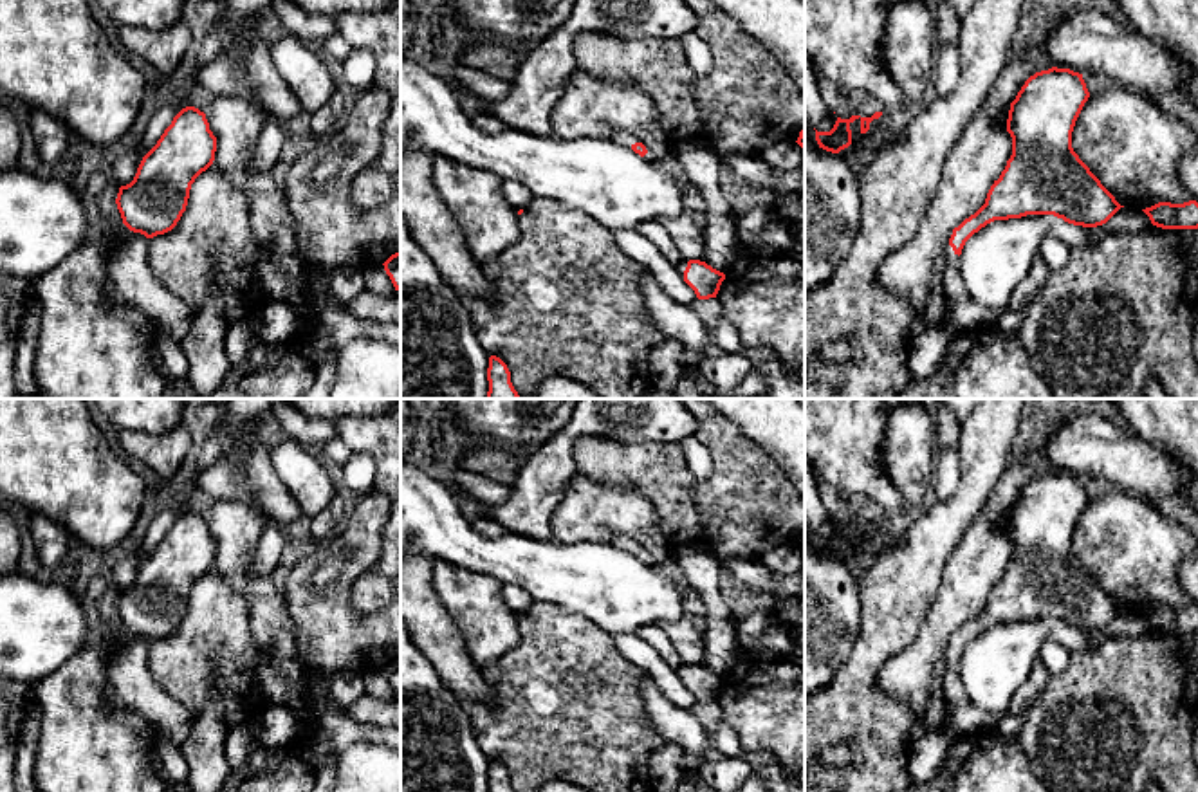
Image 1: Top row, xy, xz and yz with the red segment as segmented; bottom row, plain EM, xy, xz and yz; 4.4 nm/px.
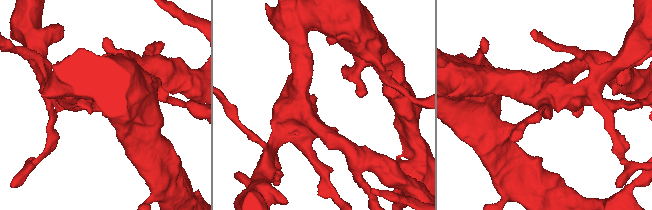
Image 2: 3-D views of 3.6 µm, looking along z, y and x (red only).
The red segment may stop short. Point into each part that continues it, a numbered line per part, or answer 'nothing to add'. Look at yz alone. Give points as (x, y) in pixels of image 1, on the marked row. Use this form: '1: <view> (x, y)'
1: yz (953, 291)

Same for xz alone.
1: xz (625, 139)

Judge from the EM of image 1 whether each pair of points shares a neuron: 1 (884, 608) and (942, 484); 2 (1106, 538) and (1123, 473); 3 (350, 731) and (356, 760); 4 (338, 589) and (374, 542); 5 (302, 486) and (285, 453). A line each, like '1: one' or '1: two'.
1: two
2: two
3: two
4: one
5: one

